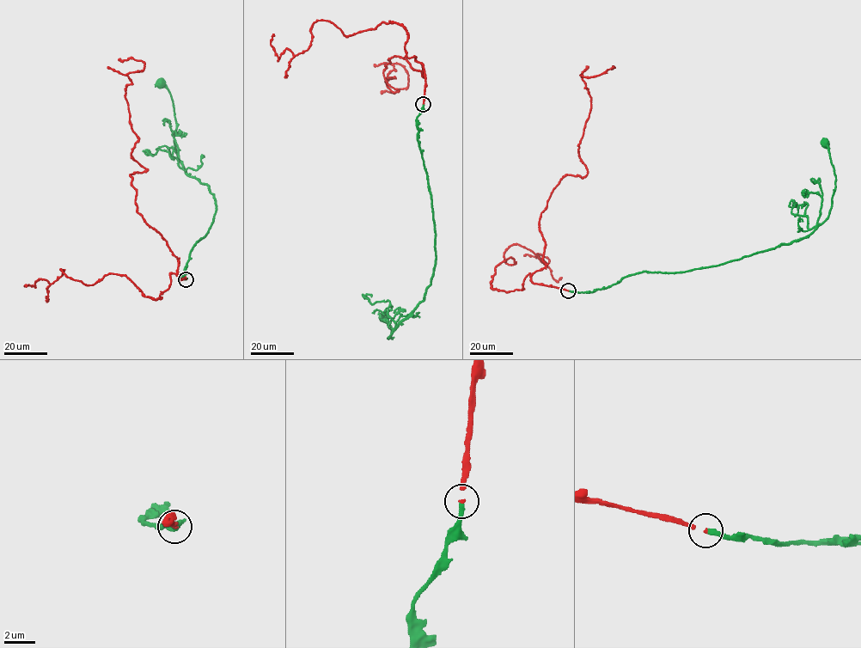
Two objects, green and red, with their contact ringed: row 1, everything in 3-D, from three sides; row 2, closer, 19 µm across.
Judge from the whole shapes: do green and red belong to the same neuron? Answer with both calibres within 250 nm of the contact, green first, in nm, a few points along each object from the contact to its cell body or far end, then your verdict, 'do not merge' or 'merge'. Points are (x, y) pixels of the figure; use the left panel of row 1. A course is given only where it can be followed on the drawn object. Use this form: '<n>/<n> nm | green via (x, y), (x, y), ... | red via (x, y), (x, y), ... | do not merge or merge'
280/160 nm | green via (186, 278), (190, 252), (209, 230), (216, 204), (207, 185), (188, 175), (176, 153), (173, 100), (161, 83) | red via (186, 278), (137, 211), (130, 175), (147, 170), (131, 155), (125, 93), (144, 64), (119, 59) | merge

